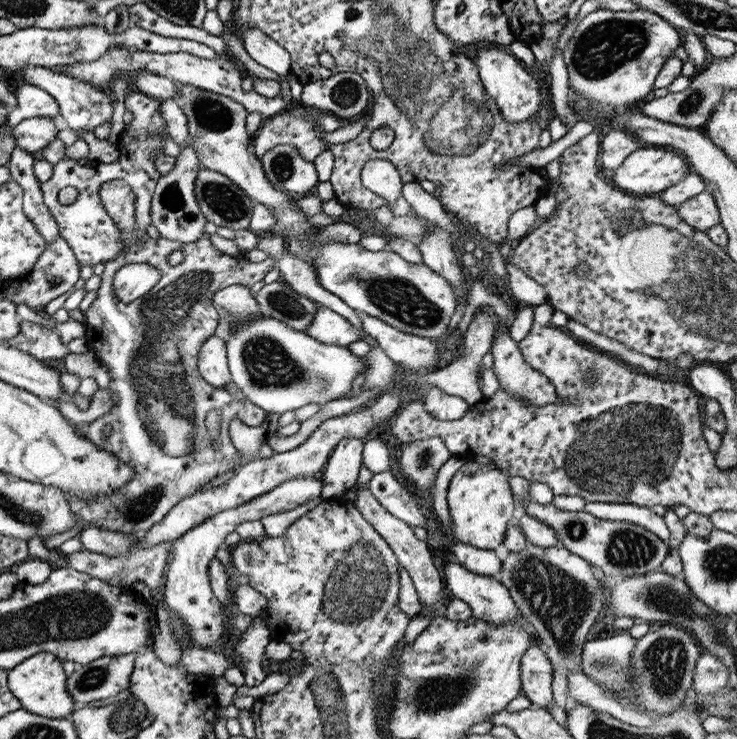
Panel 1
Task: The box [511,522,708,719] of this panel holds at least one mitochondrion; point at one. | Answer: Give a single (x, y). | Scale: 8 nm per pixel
(665, 660)

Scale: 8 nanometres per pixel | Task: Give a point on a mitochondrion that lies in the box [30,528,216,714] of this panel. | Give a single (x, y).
(94, 678)

